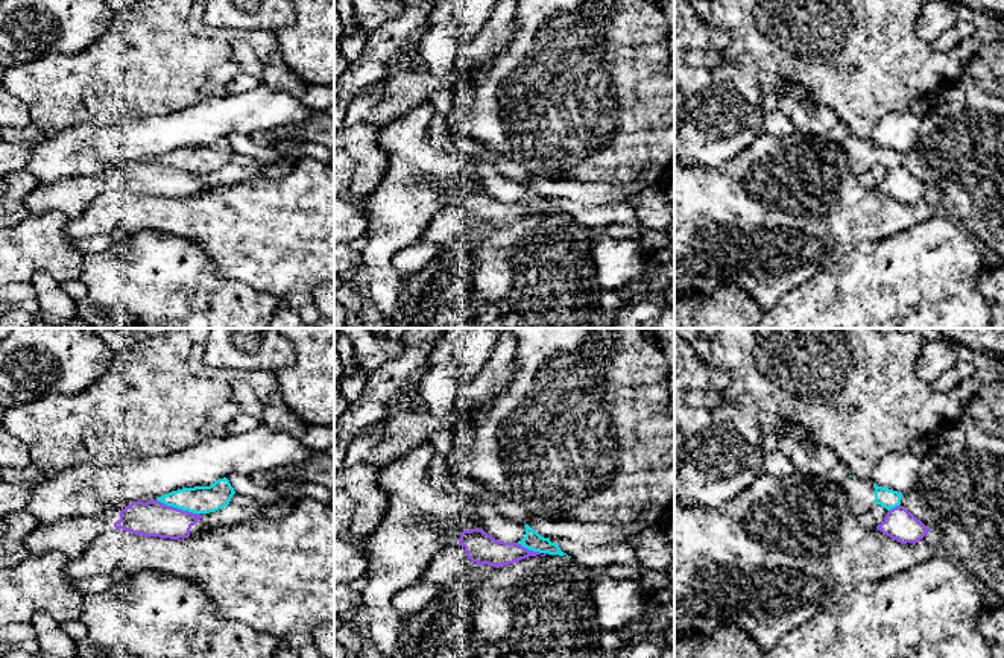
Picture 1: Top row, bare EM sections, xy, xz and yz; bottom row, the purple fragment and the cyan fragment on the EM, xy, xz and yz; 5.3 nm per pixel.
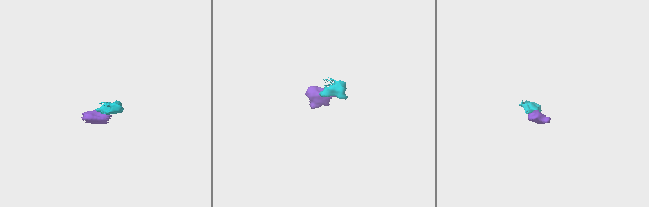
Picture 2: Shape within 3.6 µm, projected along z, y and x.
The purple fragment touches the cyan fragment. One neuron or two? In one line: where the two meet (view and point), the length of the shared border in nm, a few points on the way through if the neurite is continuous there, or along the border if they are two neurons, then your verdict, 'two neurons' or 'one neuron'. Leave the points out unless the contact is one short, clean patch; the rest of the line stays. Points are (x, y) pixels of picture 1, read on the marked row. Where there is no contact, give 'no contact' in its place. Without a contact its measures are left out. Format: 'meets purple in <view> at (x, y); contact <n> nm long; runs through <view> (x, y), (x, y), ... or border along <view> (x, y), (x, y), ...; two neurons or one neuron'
meets purple in xy at (176, 508); contact 240 nm long; border along xy (157, 499), (199, 514); two neurons

